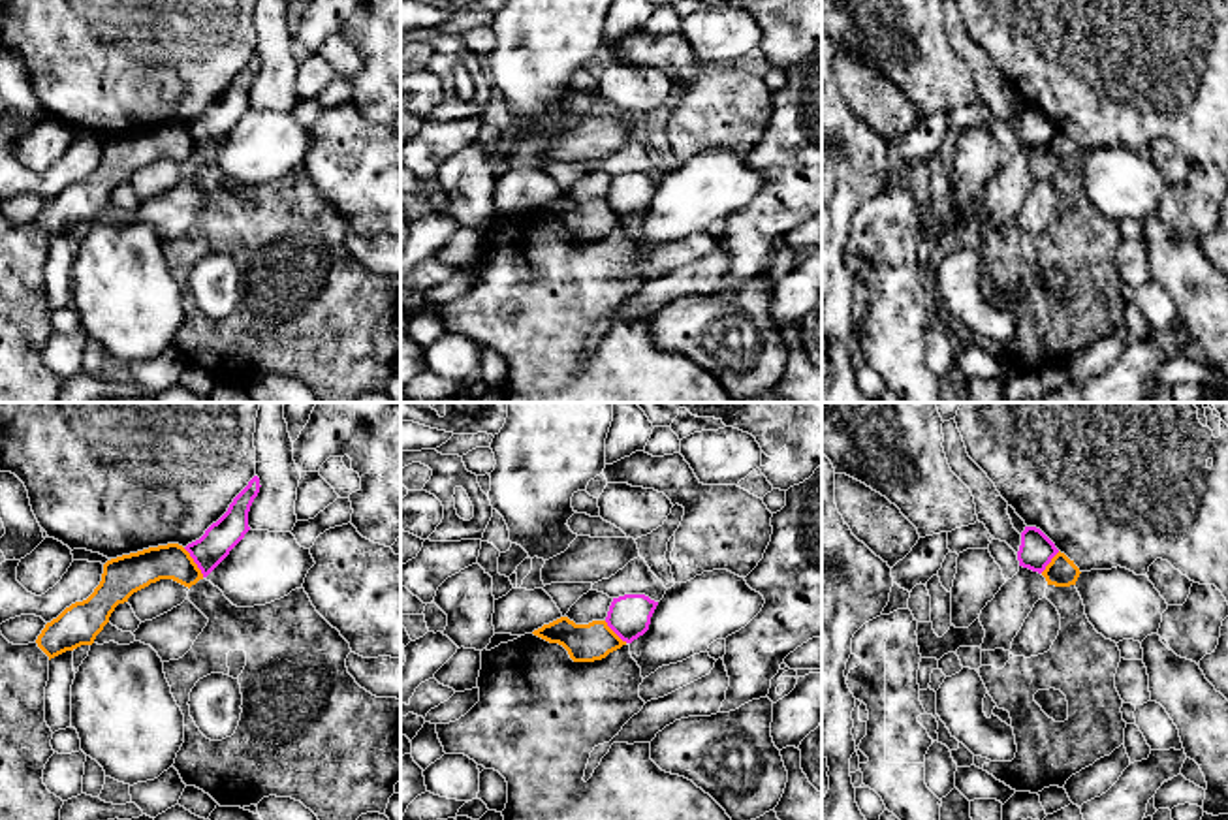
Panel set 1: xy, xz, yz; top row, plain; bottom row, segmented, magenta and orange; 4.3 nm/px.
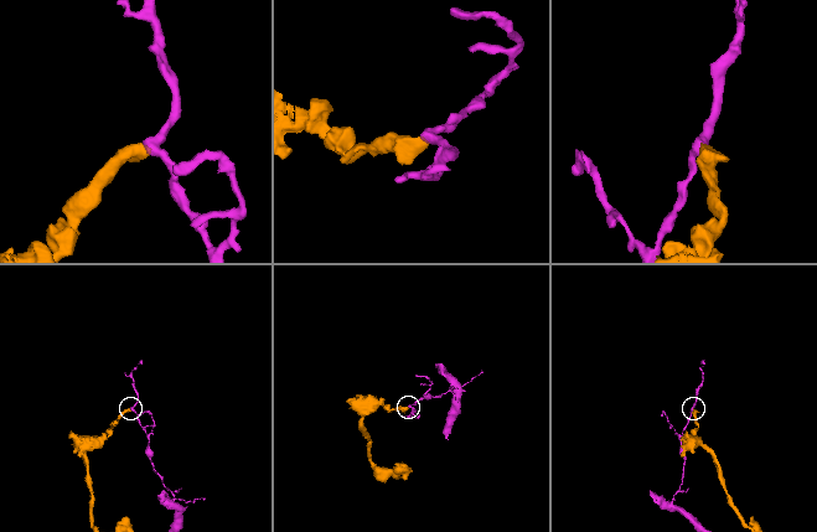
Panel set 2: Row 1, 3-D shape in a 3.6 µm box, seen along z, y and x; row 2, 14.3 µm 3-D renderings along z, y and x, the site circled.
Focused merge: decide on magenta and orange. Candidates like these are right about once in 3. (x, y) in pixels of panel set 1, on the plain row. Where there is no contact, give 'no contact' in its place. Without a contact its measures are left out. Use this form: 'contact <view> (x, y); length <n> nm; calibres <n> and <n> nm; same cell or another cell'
contact xy (194, 140); length 160 nm; calibres 140 and 160 nm; another cell

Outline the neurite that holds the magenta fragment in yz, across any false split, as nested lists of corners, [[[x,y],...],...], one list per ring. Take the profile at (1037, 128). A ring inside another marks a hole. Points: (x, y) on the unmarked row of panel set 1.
[[[1025,105],[1017,130],[1019,145],[1042,152],[1059,132],[1055,122],[1036,105]]]

